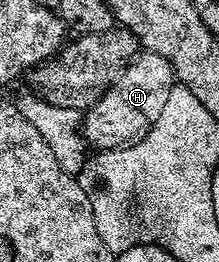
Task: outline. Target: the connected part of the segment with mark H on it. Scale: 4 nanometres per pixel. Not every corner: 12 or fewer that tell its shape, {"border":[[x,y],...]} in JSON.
{"border":[[141,52],[82,117],[93,150],[143,137],[174,78]]}

